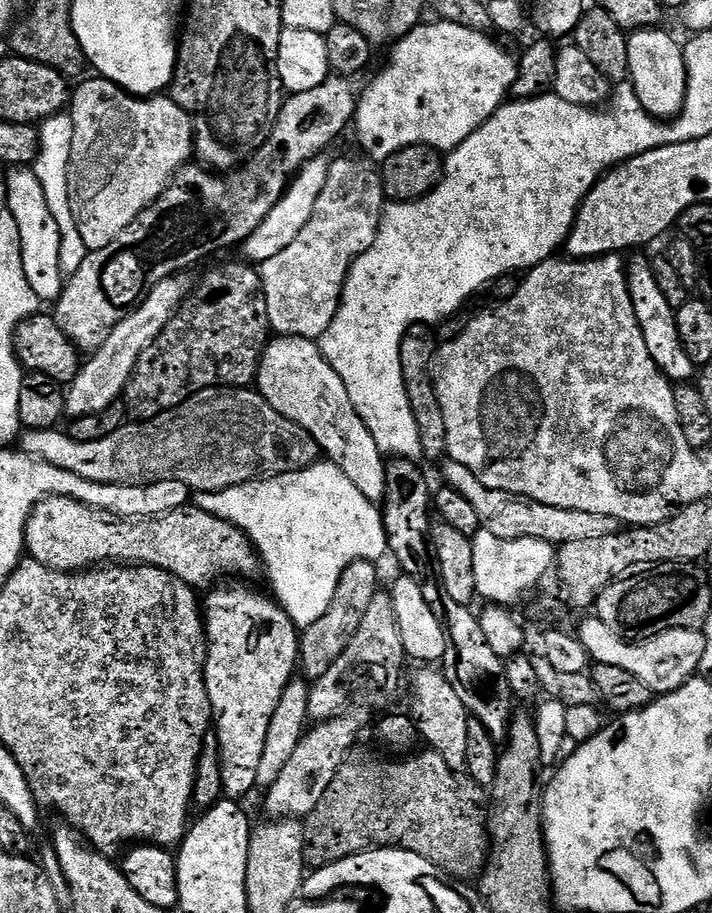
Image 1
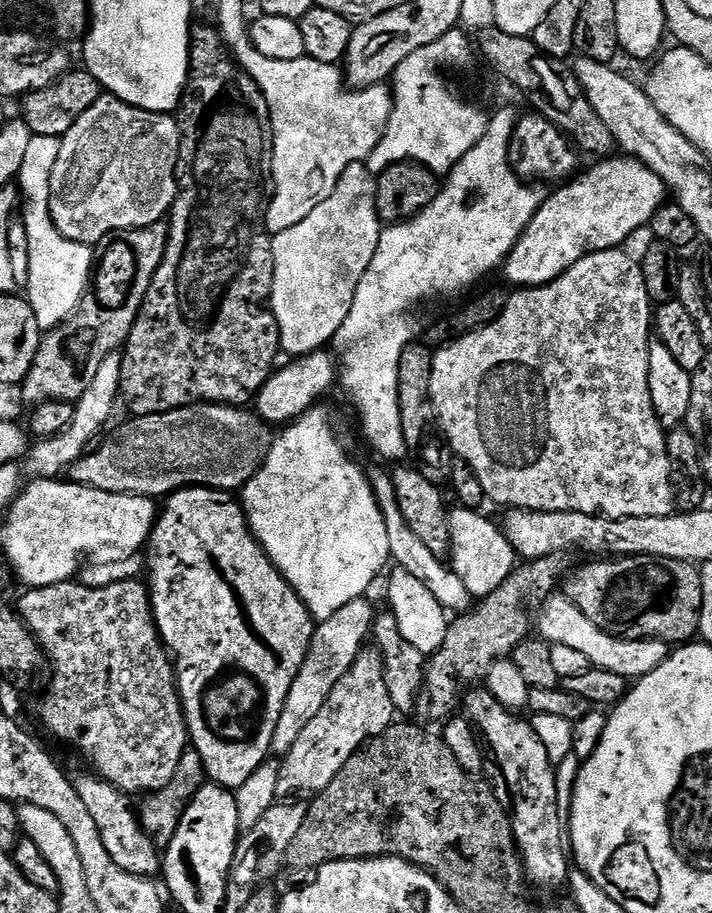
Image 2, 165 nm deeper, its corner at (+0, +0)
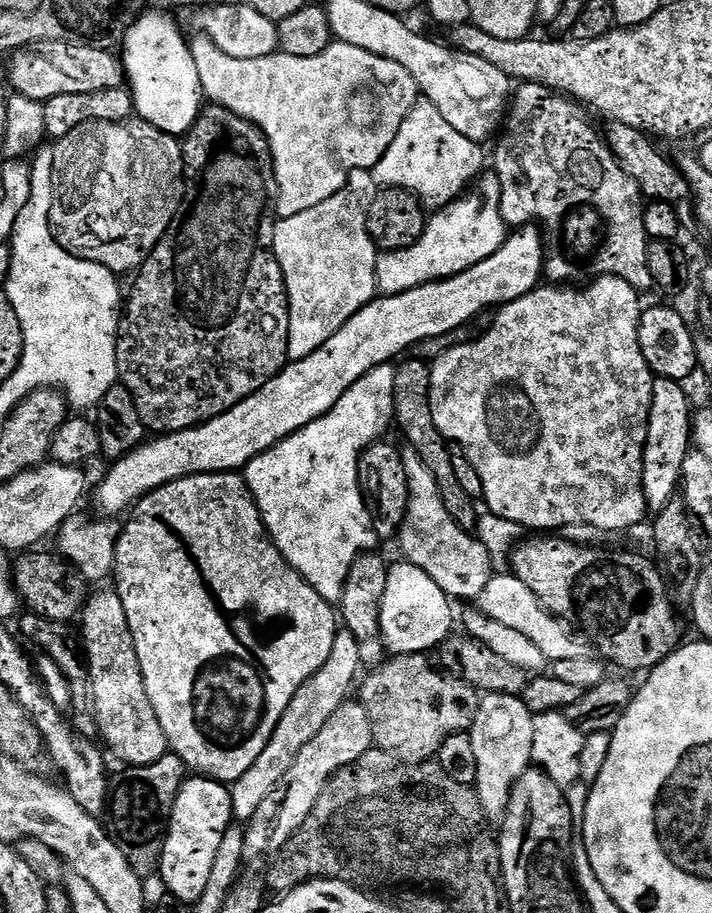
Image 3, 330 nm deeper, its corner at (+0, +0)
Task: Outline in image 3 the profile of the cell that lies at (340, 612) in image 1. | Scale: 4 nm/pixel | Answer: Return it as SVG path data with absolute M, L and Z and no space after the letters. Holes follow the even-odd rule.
M347 630L337 631L330 658L322 662L320 669L309 680L298 686L298 694L290 698L290 706L286 706L282 718L278 718L278 726L274 726L274 734L270 742L266 742L266 750L262 750L262 754L258 754L258 759L254 761L254 766L250 766L250 770L246 770L246 774L242 774L242 778L231 785L232 814L237 821L251 820L258 806L262 806L262 802L266 802L266 798L270 798L270 794L275 792L282 778L286 778L286 770L294 766L294 758L302 754L302 746L306 746L306 742L310 742L310 738L314 738L314 734L318 734L318 730L322 730L322 726L330 722L330 714L334 714L334 710L338 710L338 706L349 699L351 692L348 691L351 690L352 683L354 688L361 672L358 642L354 634Z

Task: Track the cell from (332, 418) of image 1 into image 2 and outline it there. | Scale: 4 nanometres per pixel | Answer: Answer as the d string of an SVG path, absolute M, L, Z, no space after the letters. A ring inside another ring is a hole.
M376 468L370 472L370 479L372 493L380 507L382 518L386 522L386 538L390 542L388 555L391 563L397 568L406 570L406 574L414 574L414 578L418 578L418 582L422 582L422 586L426 586L426 590L430 590L430 594L434 594L434 598L438 598L438 602L444 607L445 612L449 614L471 612L474 607L474 598L470 594L470 590L466 590L466 586L462 586L462 578L458 578L458 574L453 572L441 557L430 554L430 550L426 550L426 546L422 543L422 538L418 538L406 526L406 518L402 518L402 510L398 510L398 496L391 475L387 471L383 472L382 469Z

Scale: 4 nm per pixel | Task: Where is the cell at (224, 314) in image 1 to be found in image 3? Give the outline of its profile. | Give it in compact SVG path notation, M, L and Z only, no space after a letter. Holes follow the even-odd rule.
M209 103L201 107L200 117L194 126L183 137L184 149L184 200L180 204L180 212L174 222L166 230L166 234L157 242L156 248L146 258L146 262L135 273L136 281L132 284L132 293L127 293L126 303L120 317L120 330L116 333L116 365L118 366L118 380L126 390L130 390L134 406L138 406L140 422L152 434L167 434L181 432L204 424L207 420L218 418L226 414L238 402L250 398L270 378L274 378L288 358L288 331L290 330L290 314L288 313L288 291L284 285L284 275L272 249L274 230L276 229L273 217L270 215L270 181L272 175L272 151L264 132L243 120L238 114L226 110L221 104Z

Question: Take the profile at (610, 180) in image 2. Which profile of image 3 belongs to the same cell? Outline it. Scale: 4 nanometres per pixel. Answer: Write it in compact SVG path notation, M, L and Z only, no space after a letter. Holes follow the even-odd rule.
M525 226L515 229L493 256L458 274L448 276L445 280L431 280L414 290L406 290L393 296L377 295L375 300L362 306L362 310L358 310L358 314L354 314L354 318L350 318L350 322L346 322L342 330L338 330L325 344L318 346L314 354L285 364L282 371L270 378L266 386L262 386L262 390L250 394L250 398L238 402L238 406L226 410L226 414L181 432L157 435L152 441L149 439L141 443L127 456L115 461L109 467L112 469L105 474L104 481L96 488L97 506L104 511L101 513L105 517L116 518L119 517L119 512L127 513L136 501L147 496L149 492L175 480L207 472L234 472L247 468L255 456L270 450L278 442L293 436L310 422L326 415L338 402L338 398L342 398L342 394L346 394L346 390L350 390L350 386L354 386L354 382L361 380L370 370L403 357L415 344L422 342L422 338L438 338L438 334L450 334L450 330L458 330L458 326L473 323L477 316L489 311L487 308L496 310L530 294L541 283L543 276L544 238L541 229Z

